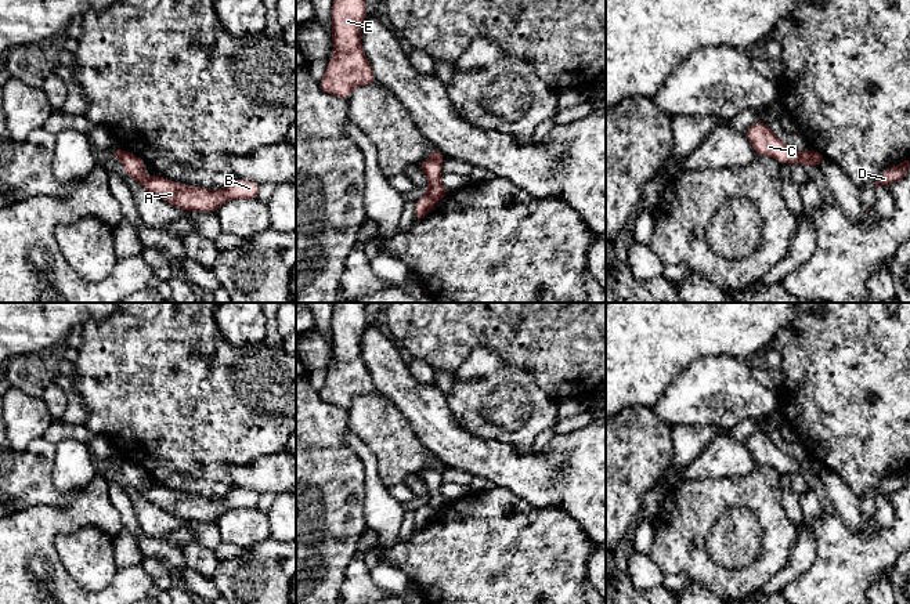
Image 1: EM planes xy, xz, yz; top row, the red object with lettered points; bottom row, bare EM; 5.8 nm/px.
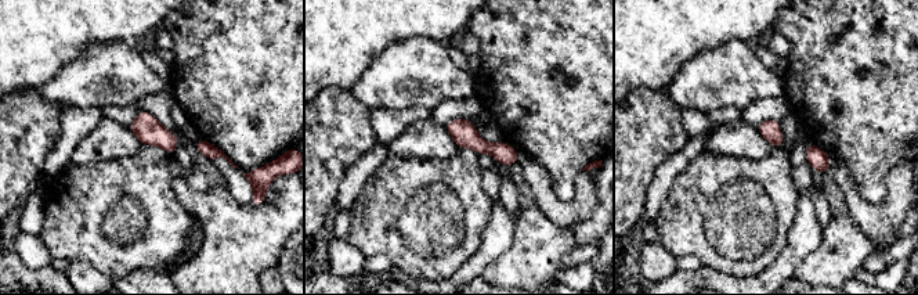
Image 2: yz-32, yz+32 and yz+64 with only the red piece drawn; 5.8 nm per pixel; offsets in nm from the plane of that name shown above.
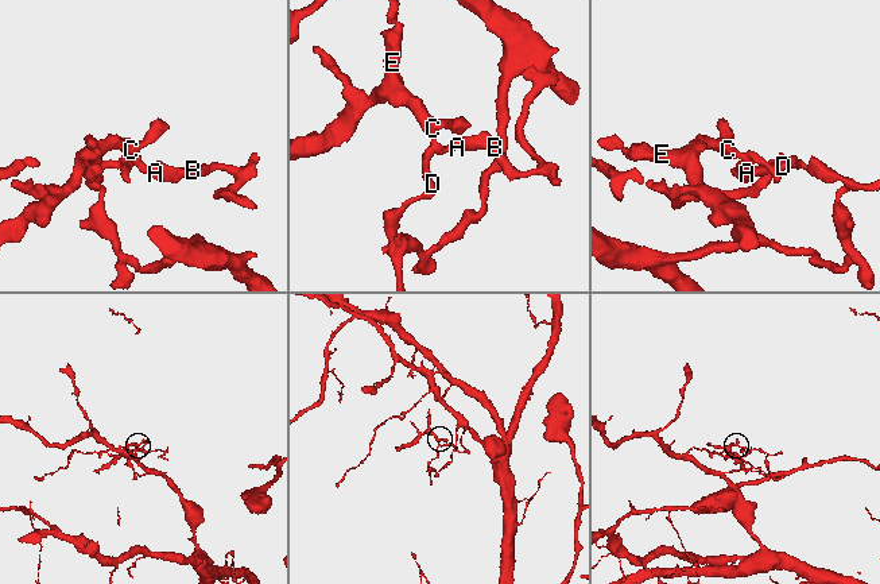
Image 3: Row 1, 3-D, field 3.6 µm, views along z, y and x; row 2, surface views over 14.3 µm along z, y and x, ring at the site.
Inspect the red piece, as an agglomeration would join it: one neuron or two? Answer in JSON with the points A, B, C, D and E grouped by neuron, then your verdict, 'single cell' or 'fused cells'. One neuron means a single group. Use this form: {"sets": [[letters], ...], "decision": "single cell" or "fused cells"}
{"sets": [["A", "B", "C", "E"], ["D"]], "decision": "fused cells"}

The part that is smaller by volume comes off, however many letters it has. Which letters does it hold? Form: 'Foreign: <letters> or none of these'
Foreign: A, B, C, E

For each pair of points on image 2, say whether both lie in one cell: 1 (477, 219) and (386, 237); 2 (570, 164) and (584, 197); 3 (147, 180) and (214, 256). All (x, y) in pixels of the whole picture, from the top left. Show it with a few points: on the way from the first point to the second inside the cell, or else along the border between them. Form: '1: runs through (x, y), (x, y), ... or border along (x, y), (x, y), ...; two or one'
1: runs through (467, 245), (447, 265), (416, 265), (412, 262); one
2: border along (545, 168), (553, 191), (563, 201), (571, 201); two
3: border along (199, 248), (192, 258), (173, 267); two

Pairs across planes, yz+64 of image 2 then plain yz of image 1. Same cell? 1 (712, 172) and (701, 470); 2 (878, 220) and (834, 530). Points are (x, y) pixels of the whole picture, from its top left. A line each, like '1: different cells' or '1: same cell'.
1: different cells
2: different cells

